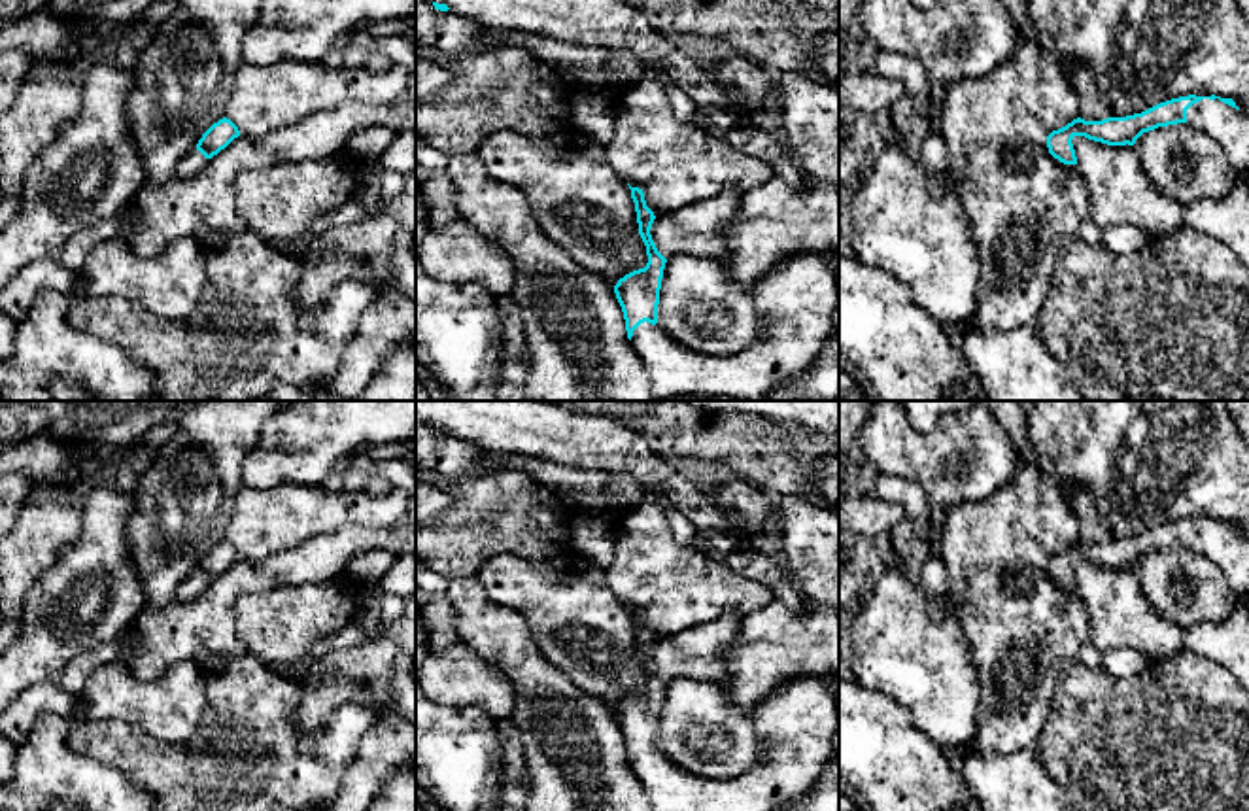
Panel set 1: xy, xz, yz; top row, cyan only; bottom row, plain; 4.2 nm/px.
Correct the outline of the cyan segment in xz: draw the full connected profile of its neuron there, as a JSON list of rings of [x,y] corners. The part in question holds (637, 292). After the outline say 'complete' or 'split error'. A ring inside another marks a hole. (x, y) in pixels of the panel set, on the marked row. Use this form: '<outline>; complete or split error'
[[[631,185],[629,189],[648,263],[644,268],[620,278],[614,293],[624,312],[627,338],[648,371],[650,391],[658,401],[688,393],[707,395],[710,399],[741,397],[744,401],[761,401],[769,391],[799,376],[816,361],[824,342],[835,331],[833,310],[839,302],[837,276],[828,255],[818,251],[794,253],[750,284],[754,308],[765,321],[763,333],[748,350],[731,357],[705,355],[673,340],[658,325],[659,289],[667,259],[652,240],[650,229],[656,216],[646,206],[642,189]]]; split error

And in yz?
[[[1209,93],[1172,98],[1141,113],[1107,117],[1102,121],[1073,119],[1047,136],[1049,153],[1064,164],[1077,164],[1071,140],[1085,136],[1107,146],[1134,146],[1136,140],[1158,127],[1187,123],[1215,138],[1238,176],[1249,174],[1249,115],[1232,98]]]; split error

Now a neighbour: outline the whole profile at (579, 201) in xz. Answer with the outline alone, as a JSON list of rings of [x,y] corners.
[[[569,129],[546,138],[529,138],[510,130],[491,132],[478,147],[488,178],[520,189],[542,233],[584,268],[610,287],[625,274],[644,268],[646,246],[639,234],[629,185],[612,170],[607,147],[580,130]]]

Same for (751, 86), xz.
[[[739,49],[718,60],[709,72],[743,113],[778,108],[775,72]]]

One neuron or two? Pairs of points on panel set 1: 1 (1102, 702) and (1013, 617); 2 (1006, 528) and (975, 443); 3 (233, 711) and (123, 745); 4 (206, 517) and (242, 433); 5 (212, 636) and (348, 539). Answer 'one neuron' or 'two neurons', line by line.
1: two neurons
2: two neurons
3: one neuron
4: one neuron
5: one neuron

